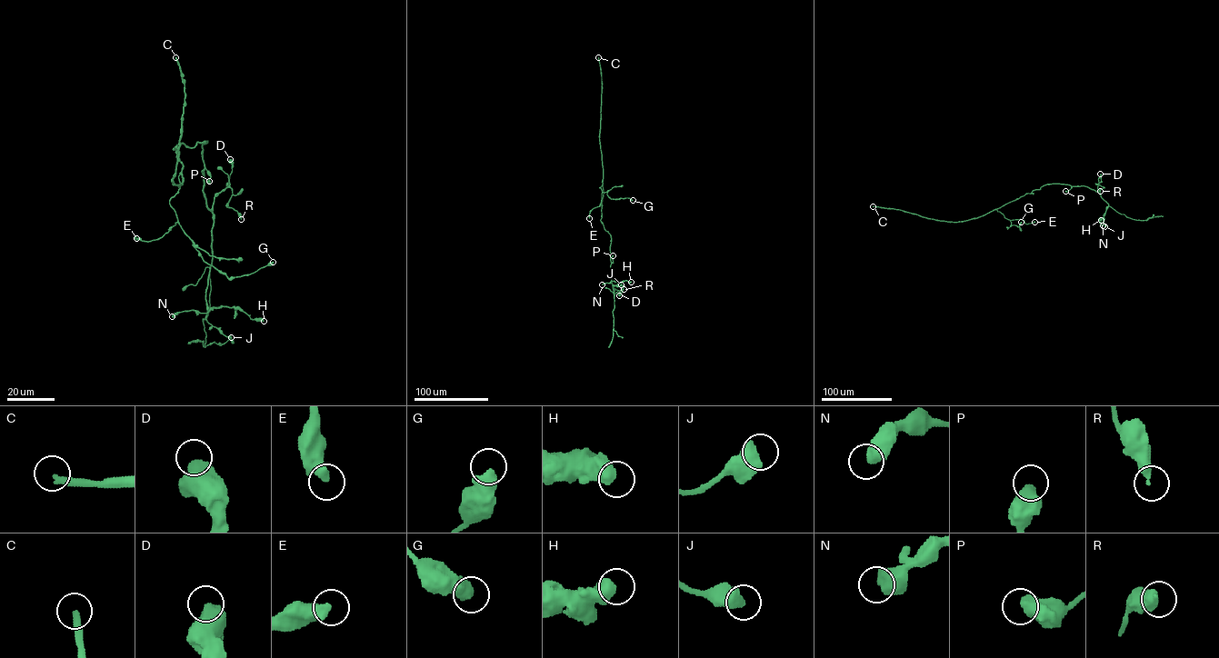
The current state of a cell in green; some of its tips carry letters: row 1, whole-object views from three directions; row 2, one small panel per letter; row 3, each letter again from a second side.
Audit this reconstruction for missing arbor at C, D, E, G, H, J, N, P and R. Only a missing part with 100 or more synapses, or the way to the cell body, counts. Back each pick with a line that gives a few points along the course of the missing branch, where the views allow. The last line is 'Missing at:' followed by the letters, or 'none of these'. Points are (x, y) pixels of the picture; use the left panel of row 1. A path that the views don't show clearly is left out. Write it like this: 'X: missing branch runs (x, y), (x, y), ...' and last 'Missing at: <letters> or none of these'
Missing at: C

